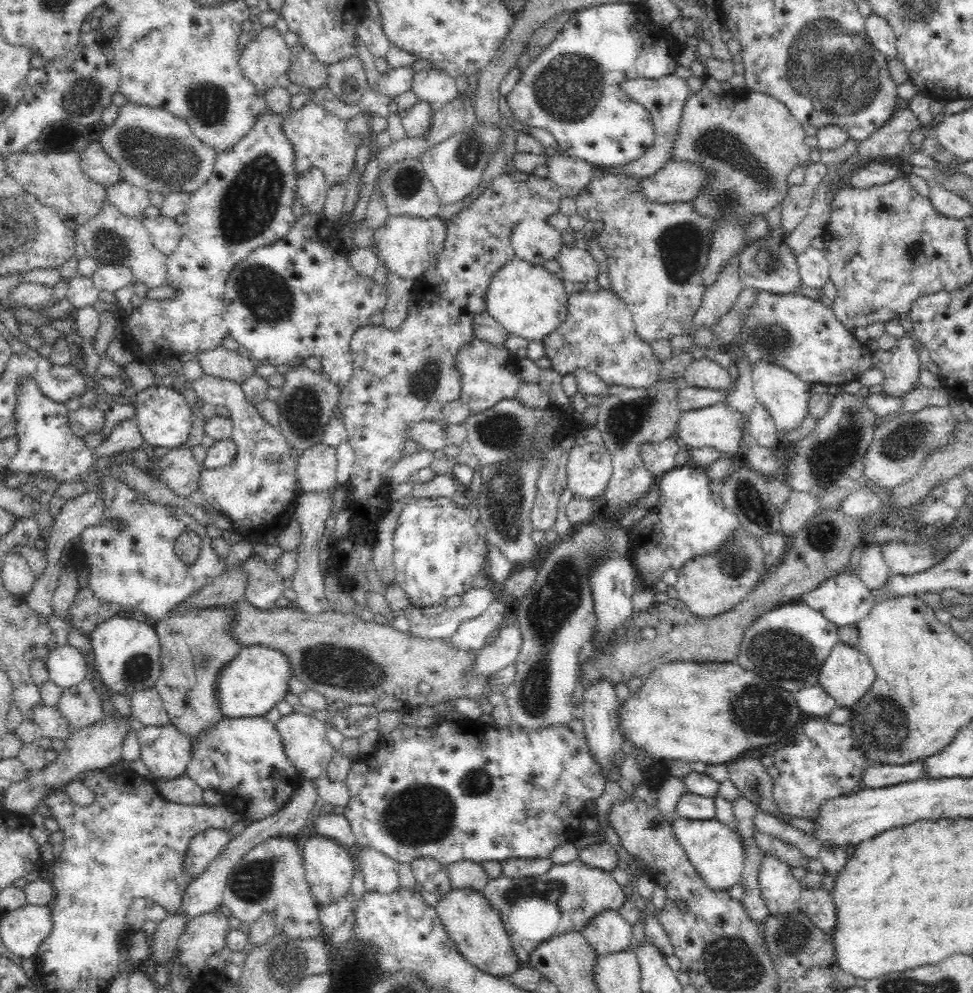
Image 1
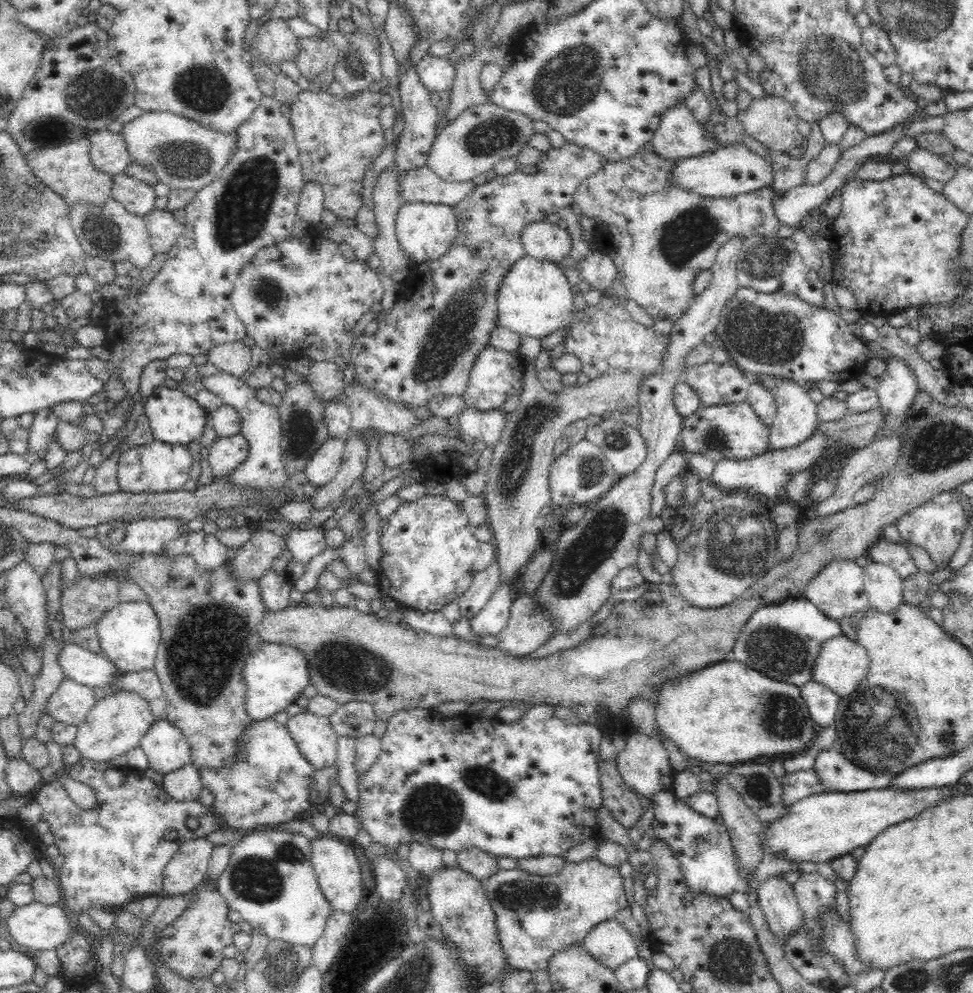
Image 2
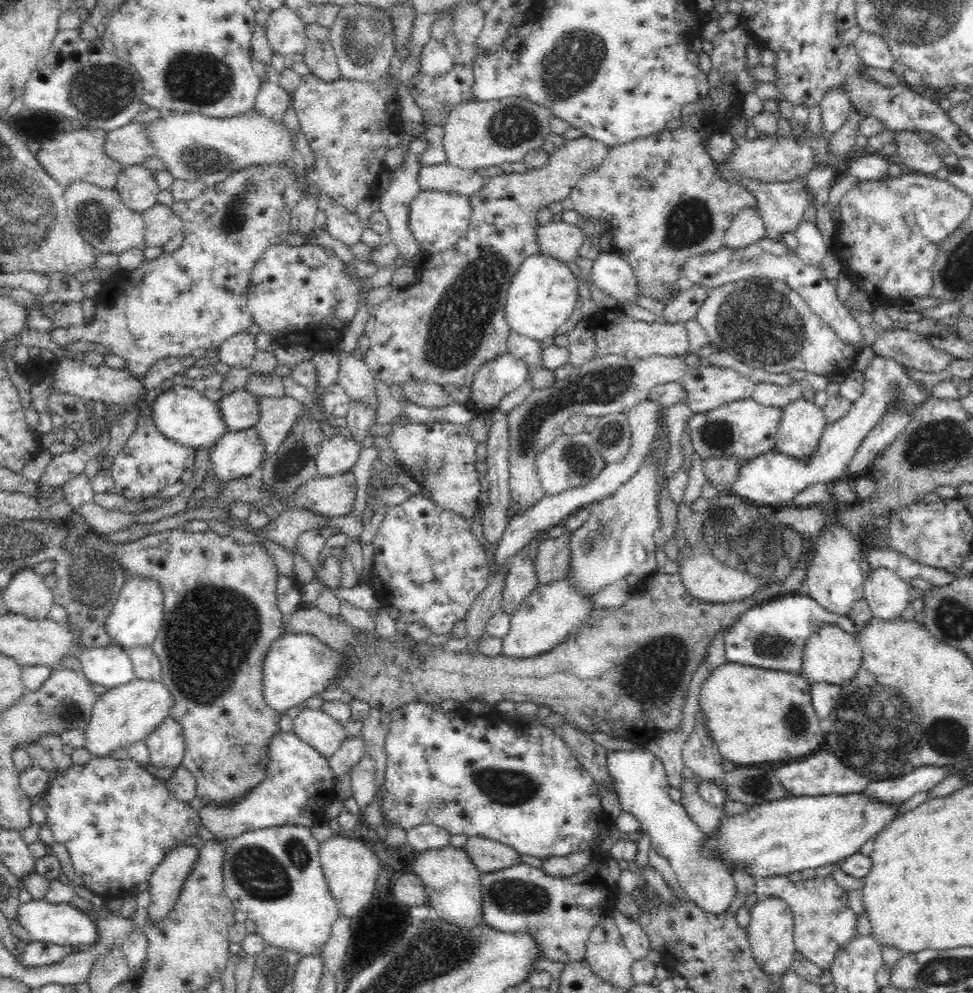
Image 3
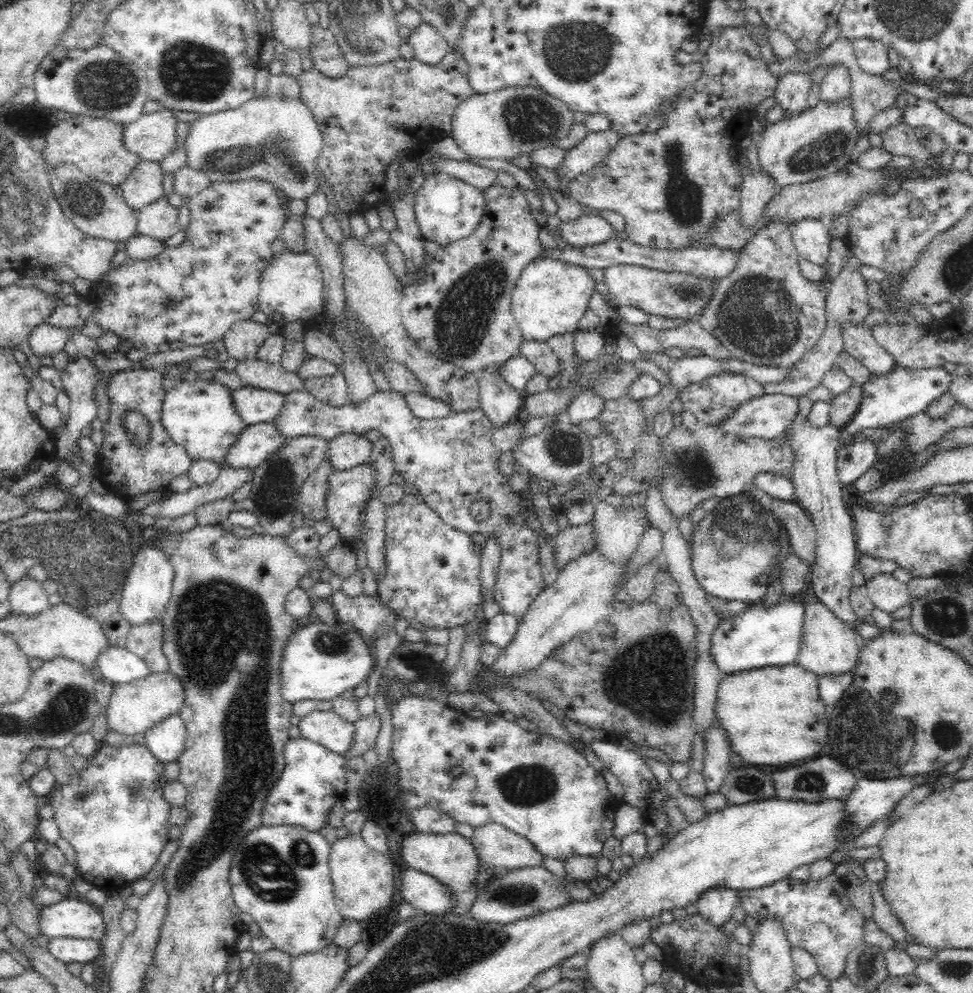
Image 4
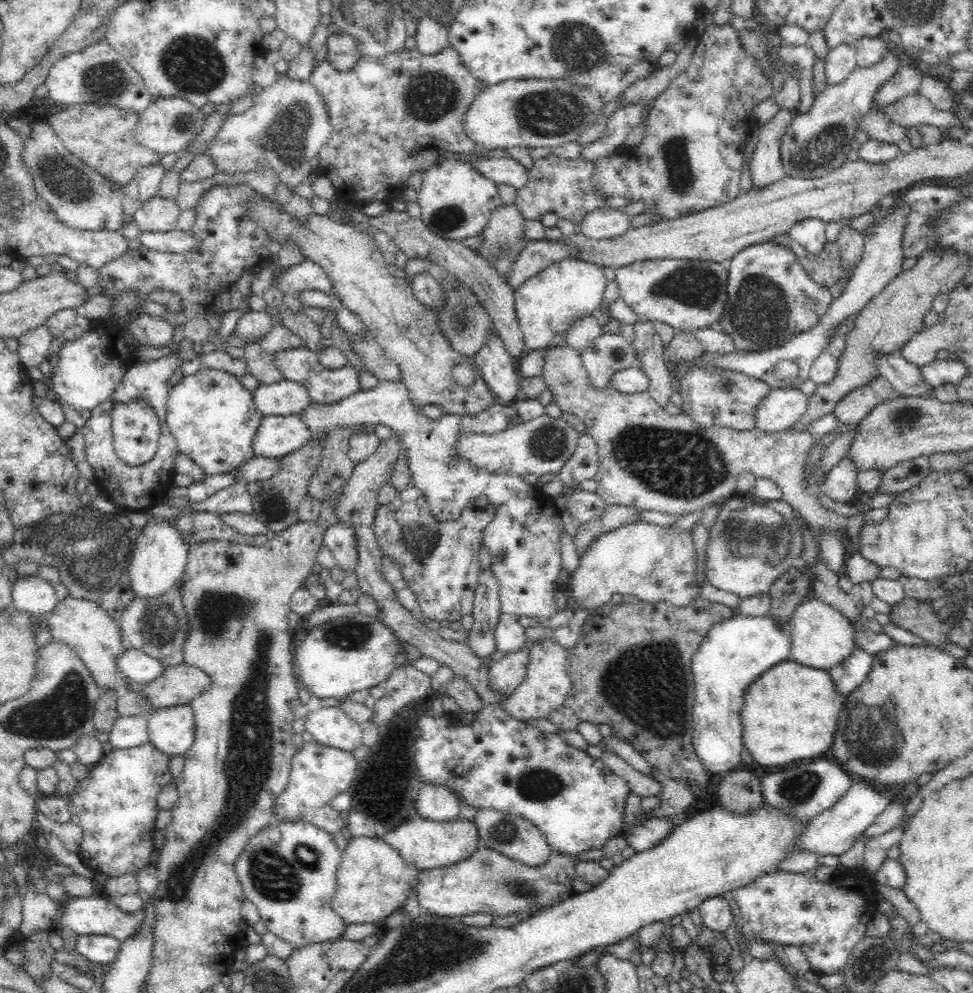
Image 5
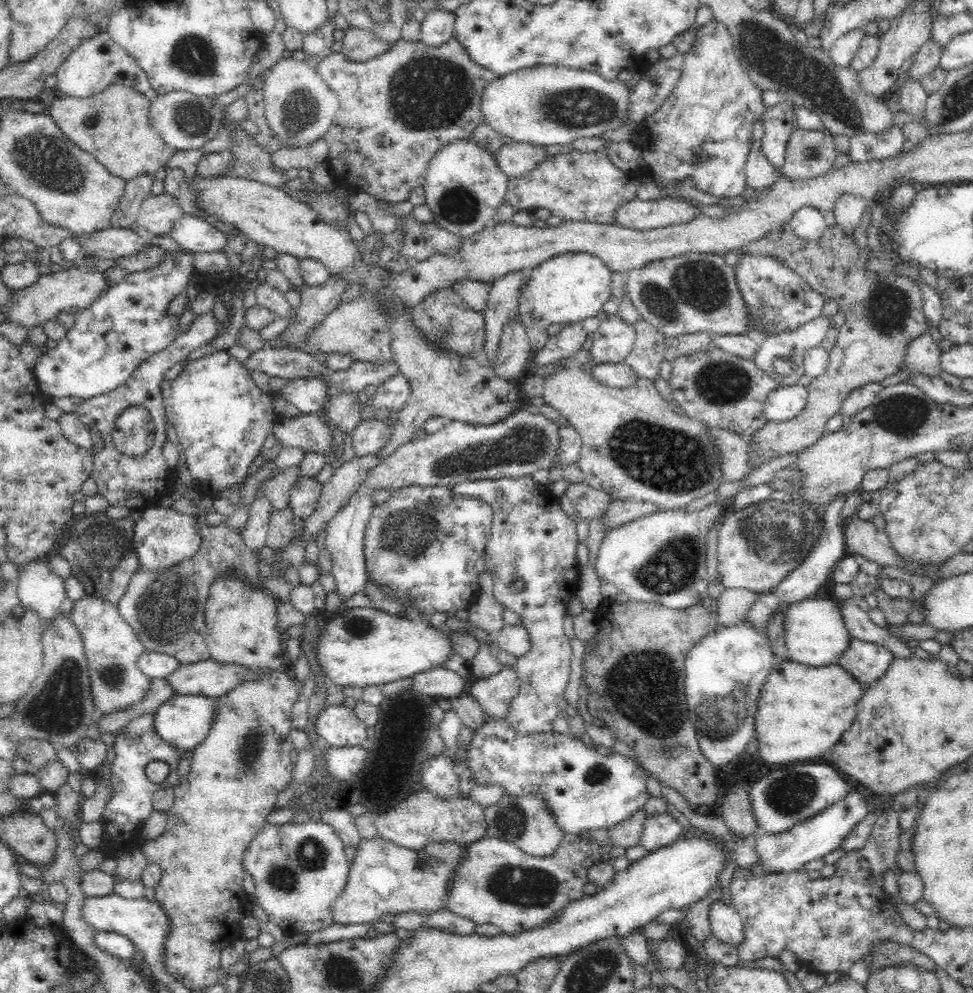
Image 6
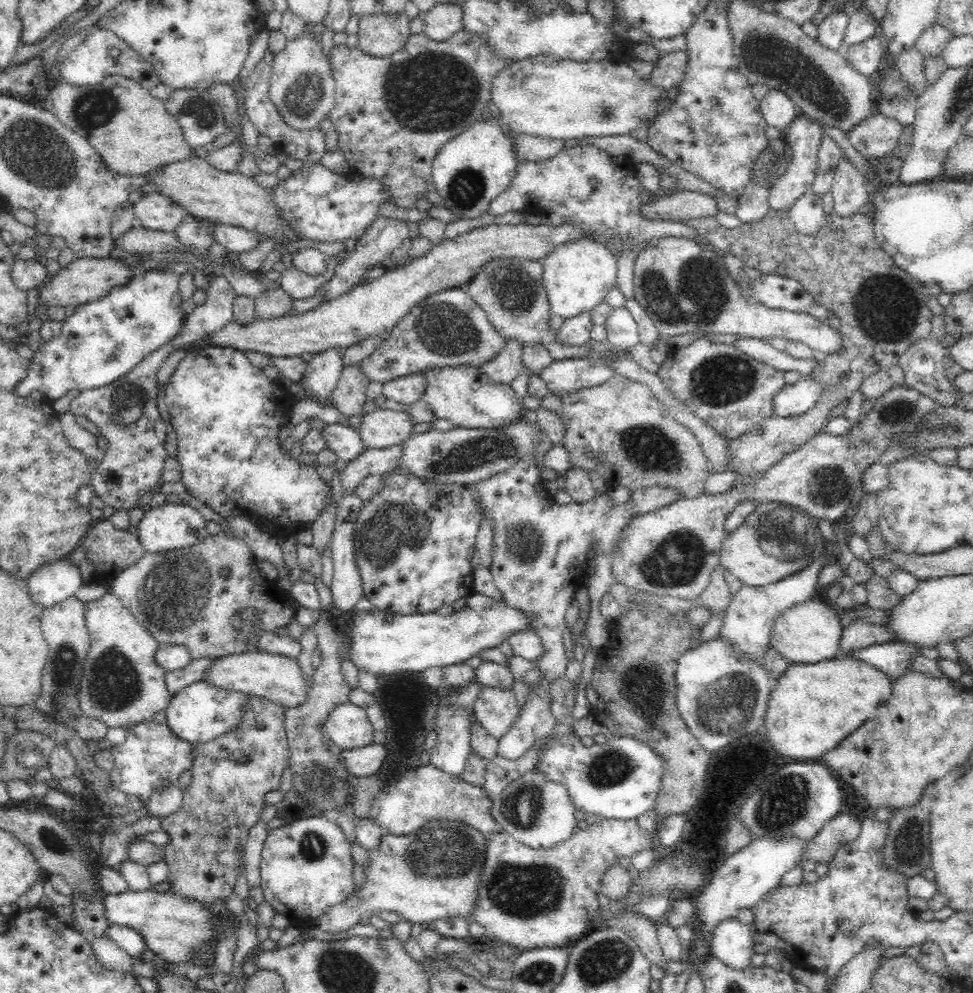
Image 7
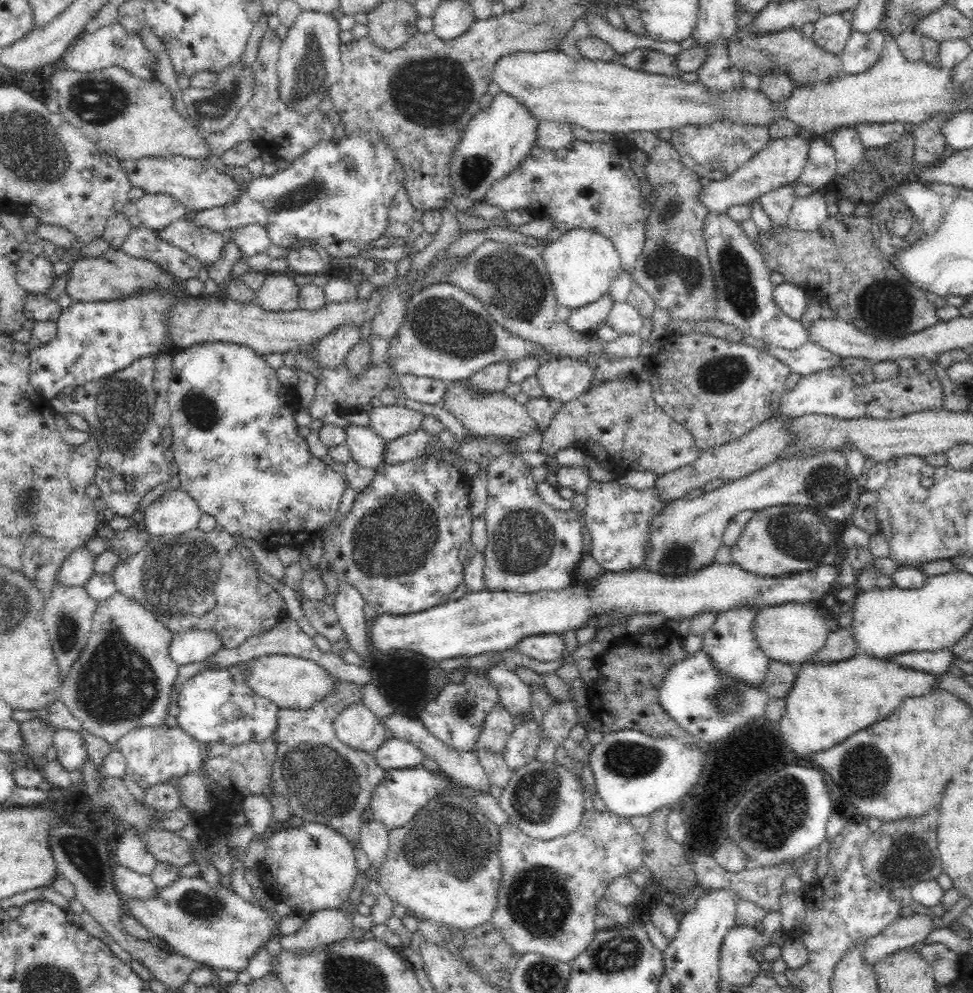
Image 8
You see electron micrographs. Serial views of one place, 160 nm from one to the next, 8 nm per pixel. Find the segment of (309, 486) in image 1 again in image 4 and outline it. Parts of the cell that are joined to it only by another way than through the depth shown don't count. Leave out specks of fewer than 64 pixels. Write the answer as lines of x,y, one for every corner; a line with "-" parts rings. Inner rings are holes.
340,434
328,441
328,451
324,454
324,458
332,465
332,470
343,471
366,463
372,446
373,443
367,440
364,435

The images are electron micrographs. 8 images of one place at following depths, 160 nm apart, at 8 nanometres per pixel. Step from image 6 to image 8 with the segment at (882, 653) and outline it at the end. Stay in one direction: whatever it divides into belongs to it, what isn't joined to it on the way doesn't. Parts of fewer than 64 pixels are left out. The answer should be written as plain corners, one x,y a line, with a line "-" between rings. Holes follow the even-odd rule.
952,649
937,651
909,651
888,656
888,660
894,664
916,671
926,671
933,675
946,674
948,666
954,664

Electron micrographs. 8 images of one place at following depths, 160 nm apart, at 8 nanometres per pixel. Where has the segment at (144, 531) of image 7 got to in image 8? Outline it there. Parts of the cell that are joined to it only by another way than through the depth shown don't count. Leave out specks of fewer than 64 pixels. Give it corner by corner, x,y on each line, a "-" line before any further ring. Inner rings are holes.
167,488
160,498
146,507
143,521
150,538
178,536
194,530
202,513
186,491

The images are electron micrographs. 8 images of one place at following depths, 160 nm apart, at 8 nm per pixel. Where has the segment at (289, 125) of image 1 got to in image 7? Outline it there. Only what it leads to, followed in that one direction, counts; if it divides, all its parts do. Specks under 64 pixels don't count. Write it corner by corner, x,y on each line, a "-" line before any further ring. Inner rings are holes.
458,31
452,34
450,38
445,41
432,40
424,33
413,34
406,40
406,44
394,52
394,54
386,55
385,57
377,57
374,55
364,54
358,48
348,48
346,45
335,45
329,52
328,61
330,61
330,71
332,71
332,78
336,81
336,105
329,112
329,120
332,123
332,128
337,132
338,151
340,151
346,160
349,172
354,172
362,177
370,179
378,179
382,181
382,185
390,191
390,202
394,205
411,209
414,204
423,198
426,192
435,190
434,181
432,180
432,164
436,156
436,152
440,150
441,146
446,144
448,140
458,136
463,130
472,126
476,121
482,119
482,112
485,111
491,102
491,88
493,78
504,70
511,62
508,59
500,59
494,57
492,49
484,43
484,40
468,31

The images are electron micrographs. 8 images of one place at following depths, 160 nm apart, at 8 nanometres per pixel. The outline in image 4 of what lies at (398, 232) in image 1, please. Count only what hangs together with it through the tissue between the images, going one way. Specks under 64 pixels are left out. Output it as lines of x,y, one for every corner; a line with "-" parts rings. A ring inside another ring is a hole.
427,174
421,187
414,193
414,217
422,237
443,247
470,236
484,214
482,191
450,175

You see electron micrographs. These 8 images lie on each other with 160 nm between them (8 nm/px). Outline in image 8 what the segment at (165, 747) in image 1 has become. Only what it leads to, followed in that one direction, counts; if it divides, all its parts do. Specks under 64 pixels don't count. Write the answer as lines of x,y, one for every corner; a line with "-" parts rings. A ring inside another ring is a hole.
238,663
223,669
204,669
185,680
178,694
177,726
199,743
221,742
232,746
272,737
280,708
254,693
244,683
244,676
246,665

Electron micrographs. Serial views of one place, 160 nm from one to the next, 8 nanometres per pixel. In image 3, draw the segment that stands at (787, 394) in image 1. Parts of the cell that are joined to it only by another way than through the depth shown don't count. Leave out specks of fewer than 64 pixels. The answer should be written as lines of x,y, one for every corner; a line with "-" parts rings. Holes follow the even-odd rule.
804,396
794,398
794,400
790,400
786,406
782,407
782,416
780,416
780,422
778,422
774,449
804,460
810,454
814,454
814,450
818,448
827,423
823,410
813,401
808,401

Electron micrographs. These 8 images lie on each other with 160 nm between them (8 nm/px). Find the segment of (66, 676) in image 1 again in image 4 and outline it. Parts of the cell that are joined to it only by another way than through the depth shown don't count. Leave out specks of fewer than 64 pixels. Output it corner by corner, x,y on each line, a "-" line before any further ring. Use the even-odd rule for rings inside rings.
112,645
96,656
96,669
112,684
126,684
151,673
136,654

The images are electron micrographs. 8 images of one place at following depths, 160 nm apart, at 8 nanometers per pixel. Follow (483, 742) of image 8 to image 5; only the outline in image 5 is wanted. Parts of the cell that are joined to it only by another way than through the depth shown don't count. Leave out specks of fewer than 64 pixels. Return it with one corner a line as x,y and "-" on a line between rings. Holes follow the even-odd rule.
526,640
526,644
514,652
505,655
492,662
489,666
489,683
500,694
510,694
523,681
527,664
530,660
530,645
532,640

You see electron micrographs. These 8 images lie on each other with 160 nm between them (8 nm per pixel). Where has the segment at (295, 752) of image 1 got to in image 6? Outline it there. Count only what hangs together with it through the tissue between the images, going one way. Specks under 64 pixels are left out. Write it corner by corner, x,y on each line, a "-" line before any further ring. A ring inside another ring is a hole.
326,704
315,722
315,731
330,747
358,746
366,740
365,725
347,706

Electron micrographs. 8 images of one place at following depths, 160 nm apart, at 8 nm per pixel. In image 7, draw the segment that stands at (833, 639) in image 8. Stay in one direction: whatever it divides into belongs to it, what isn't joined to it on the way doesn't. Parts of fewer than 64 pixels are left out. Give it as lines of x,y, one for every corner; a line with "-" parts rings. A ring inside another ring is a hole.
853,621
847,626
843,626
838,647
839,656
846,656
850,650
858,650
858,648
866,648
872,644
884,644
890,641
898,641
897,636
884,624

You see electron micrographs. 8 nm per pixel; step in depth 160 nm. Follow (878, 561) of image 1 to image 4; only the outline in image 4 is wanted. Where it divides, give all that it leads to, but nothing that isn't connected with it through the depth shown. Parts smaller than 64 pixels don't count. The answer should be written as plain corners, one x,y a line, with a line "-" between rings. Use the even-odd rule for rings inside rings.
878,574
865,585
874,608
878,610
891,614
911,602
912,596
907,584
896,580
893,574

